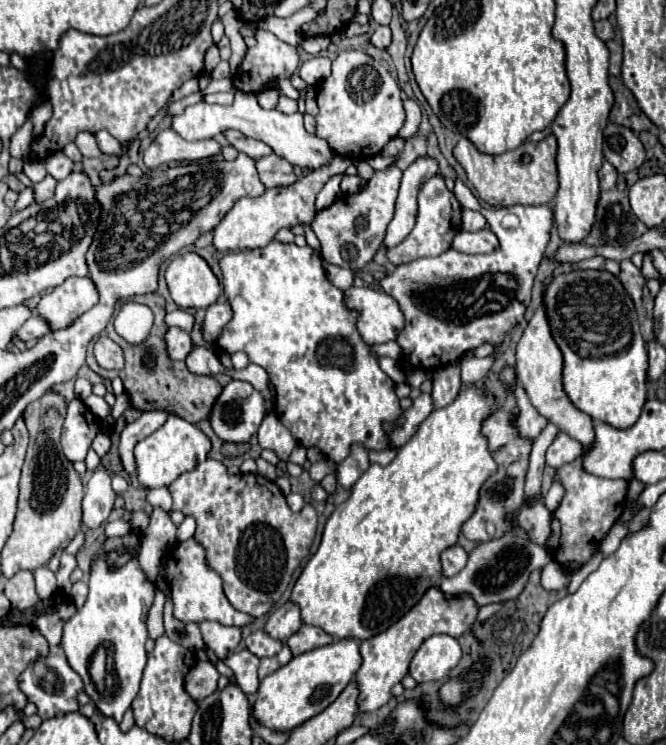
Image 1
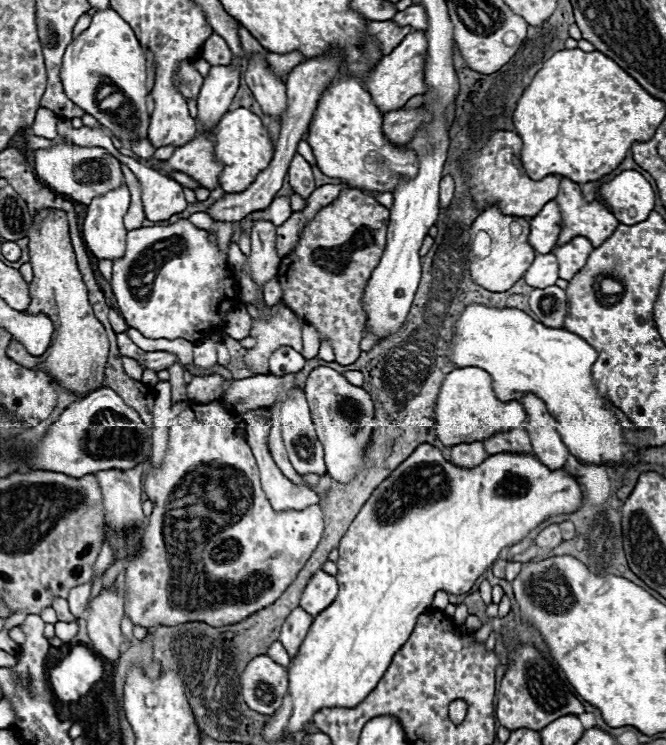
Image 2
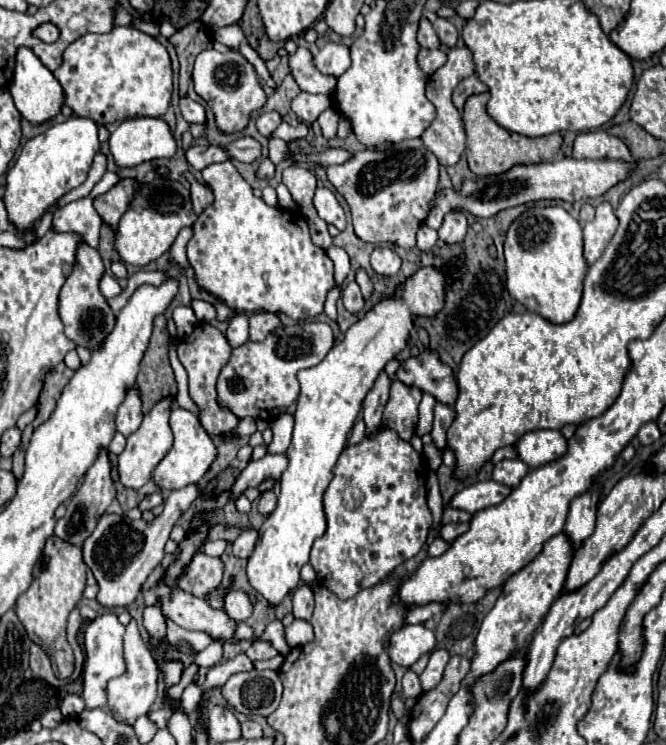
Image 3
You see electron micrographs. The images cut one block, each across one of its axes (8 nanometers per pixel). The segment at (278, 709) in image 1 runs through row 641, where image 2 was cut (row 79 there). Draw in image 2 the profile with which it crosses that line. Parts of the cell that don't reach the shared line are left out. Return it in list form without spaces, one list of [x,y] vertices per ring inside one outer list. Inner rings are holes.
[[[336,78],[322,94],[306,134],[306,142],[314,150],[318,168],[326,176],[344,180],[350,188],[358,188],[366,194],[394,192],[404,178],[414,178],[420,170],[416,152],[388,142],[382,132],[382,122],[384,114],[376,108],[372,96],[358,78]]]

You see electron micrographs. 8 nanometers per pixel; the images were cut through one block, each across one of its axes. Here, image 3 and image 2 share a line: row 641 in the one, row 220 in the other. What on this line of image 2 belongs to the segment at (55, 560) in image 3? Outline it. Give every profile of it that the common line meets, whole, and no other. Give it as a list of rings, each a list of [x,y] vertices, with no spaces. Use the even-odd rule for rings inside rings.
[[[46,208],[46,212],[38,212],[32,222],[36,224],[30,226],[26,236],[30,240],[30,264],[34,268],[34,280],[30,284],[30,306],[24,312],[42,312],[52,320],[56,330],[48,350],[42,356],[28,354],[16,338],[10,340],[6,354],[22,366],[48,370],[48,374],[60,380],[62,388],[84,396],[102,388],[104,366],[108,358],[108,338],[88,302],[88,290],[78,272],[76,256],[70,244],[66,214],[62,210]]]

